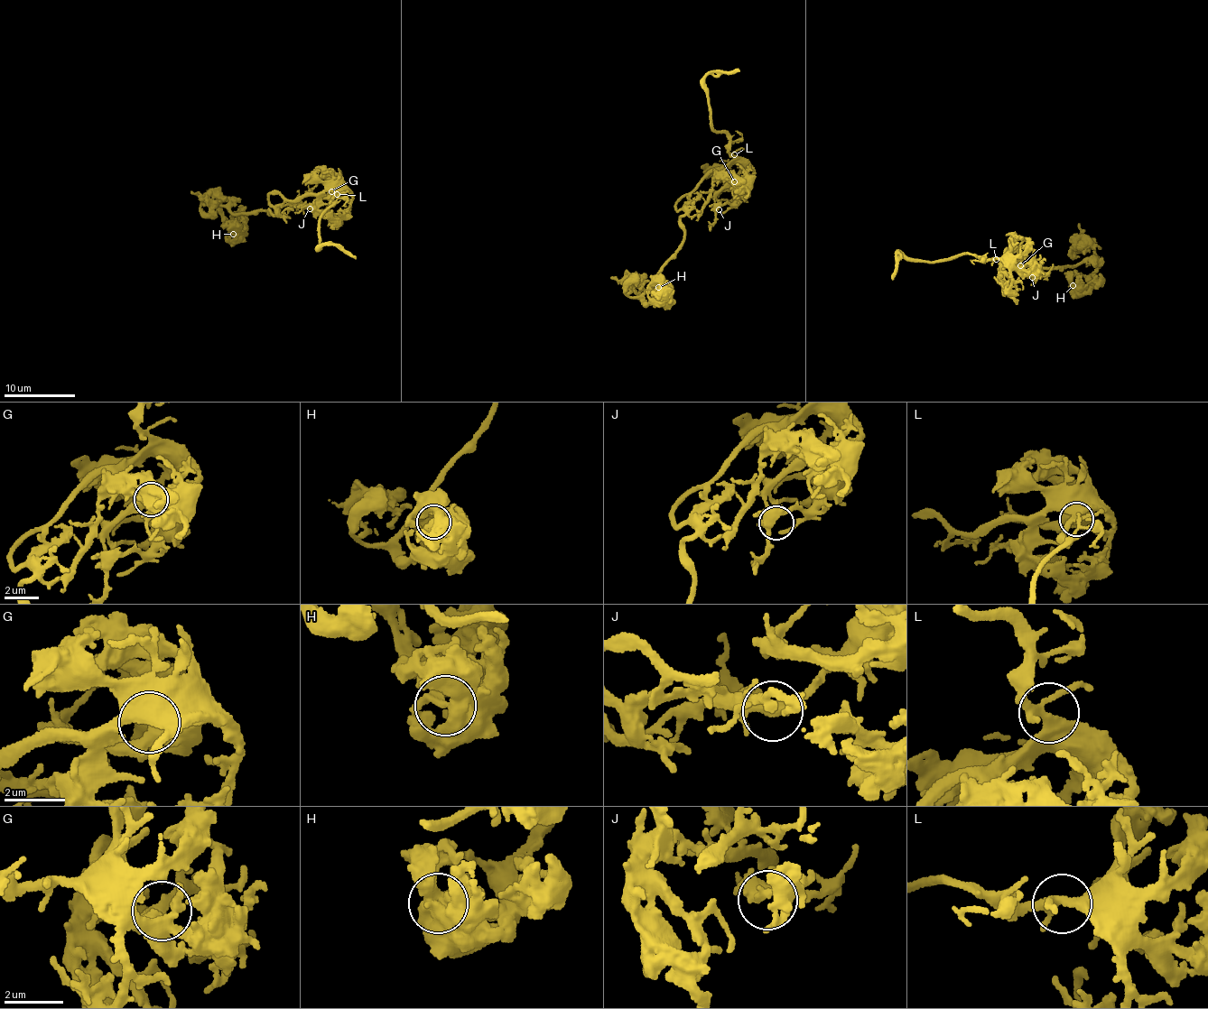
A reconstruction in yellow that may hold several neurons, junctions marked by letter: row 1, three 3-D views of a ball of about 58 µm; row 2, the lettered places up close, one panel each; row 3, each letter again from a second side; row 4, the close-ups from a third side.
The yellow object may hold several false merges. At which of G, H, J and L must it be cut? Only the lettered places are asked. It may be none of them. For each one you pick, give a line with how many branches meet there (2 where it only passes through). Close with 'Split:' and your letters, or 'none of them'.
Split: none of them

